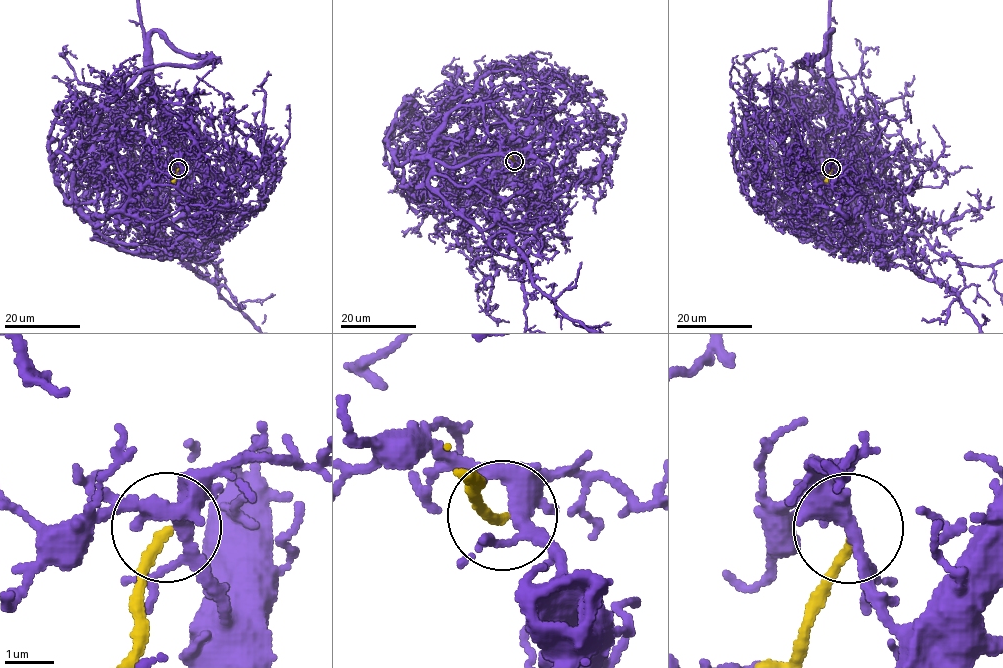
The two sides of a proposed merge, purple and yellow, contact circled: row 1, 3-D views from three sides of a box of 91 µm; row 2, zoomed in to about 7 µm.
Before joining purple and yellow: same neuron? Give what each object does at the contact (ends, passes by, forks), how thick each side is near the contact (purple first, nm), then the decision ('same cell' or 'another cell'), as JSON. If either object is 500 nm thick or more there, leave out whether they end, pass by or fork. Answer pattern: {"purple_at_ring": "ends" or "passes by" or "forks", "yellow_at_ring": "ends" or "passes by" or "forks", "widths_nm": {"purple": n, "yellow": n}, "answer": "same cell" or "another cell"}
{"purple_at_ring": "forks", "yellow_at_ring": "ends", "widths_nm": {"purple": 320, "yellow": 200}, "answer": "another cell"}

